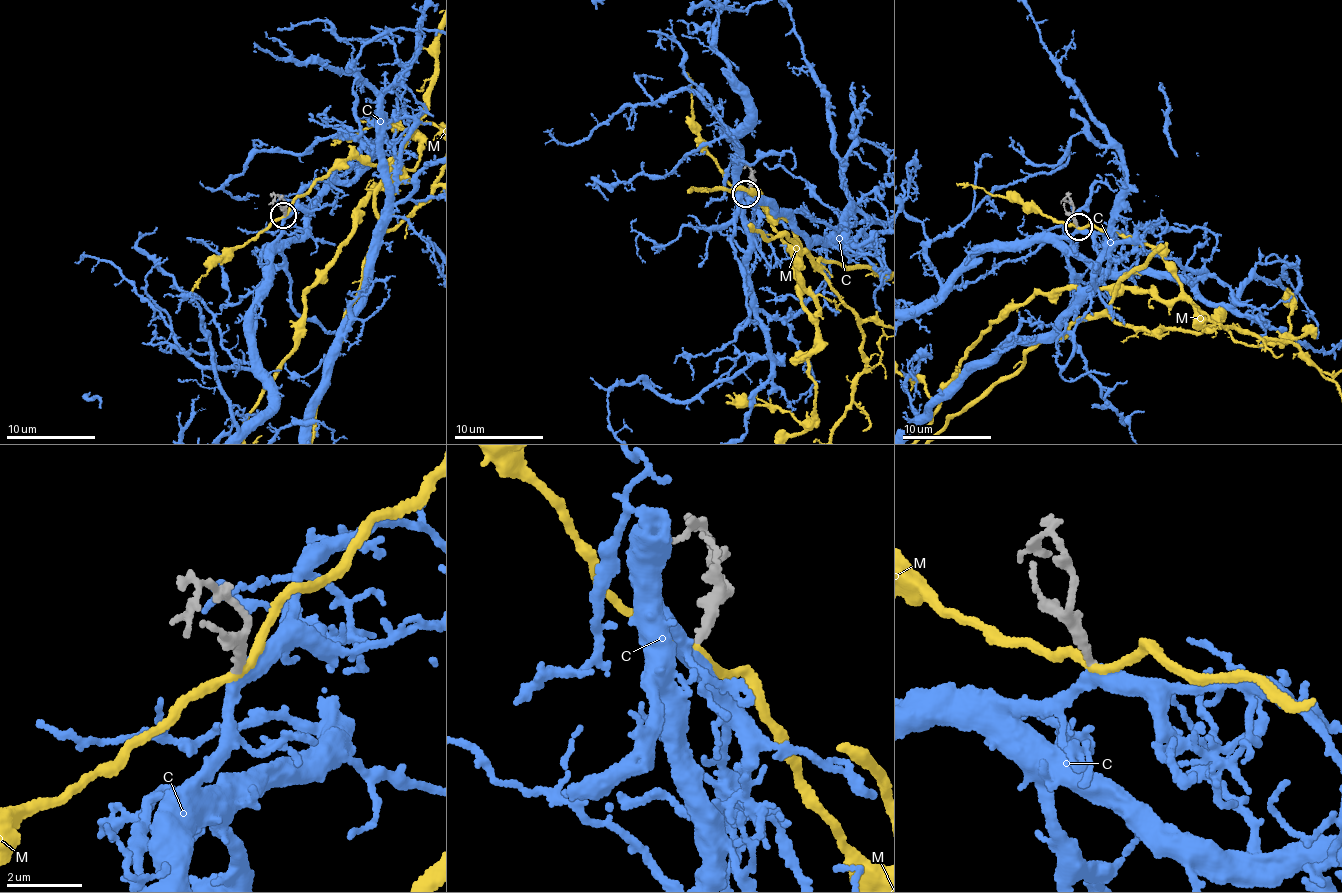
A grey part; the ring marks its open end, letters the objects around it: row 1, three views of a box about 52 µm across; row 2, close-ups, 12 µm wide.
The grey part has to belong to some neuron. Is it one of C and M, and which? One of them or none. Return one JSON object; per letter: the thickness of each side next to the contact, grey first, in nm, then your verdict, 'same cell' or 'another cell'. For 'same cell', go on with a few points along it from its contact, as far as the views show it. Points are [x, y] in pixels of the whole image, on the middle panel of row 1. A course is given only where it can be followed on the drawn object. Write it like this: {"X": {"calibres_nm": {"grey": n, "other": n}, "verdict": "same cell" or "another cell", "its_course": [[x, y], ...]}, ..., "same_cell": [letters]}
{"C": {"calibres_nm": {"grey": 220, "other": 400}, "verdict": "same cell"}, "M": {"calibres_nm": {"grey": 220, "other": 220}, "verdict": "another cell"}, "same_cell": ["C"]}

